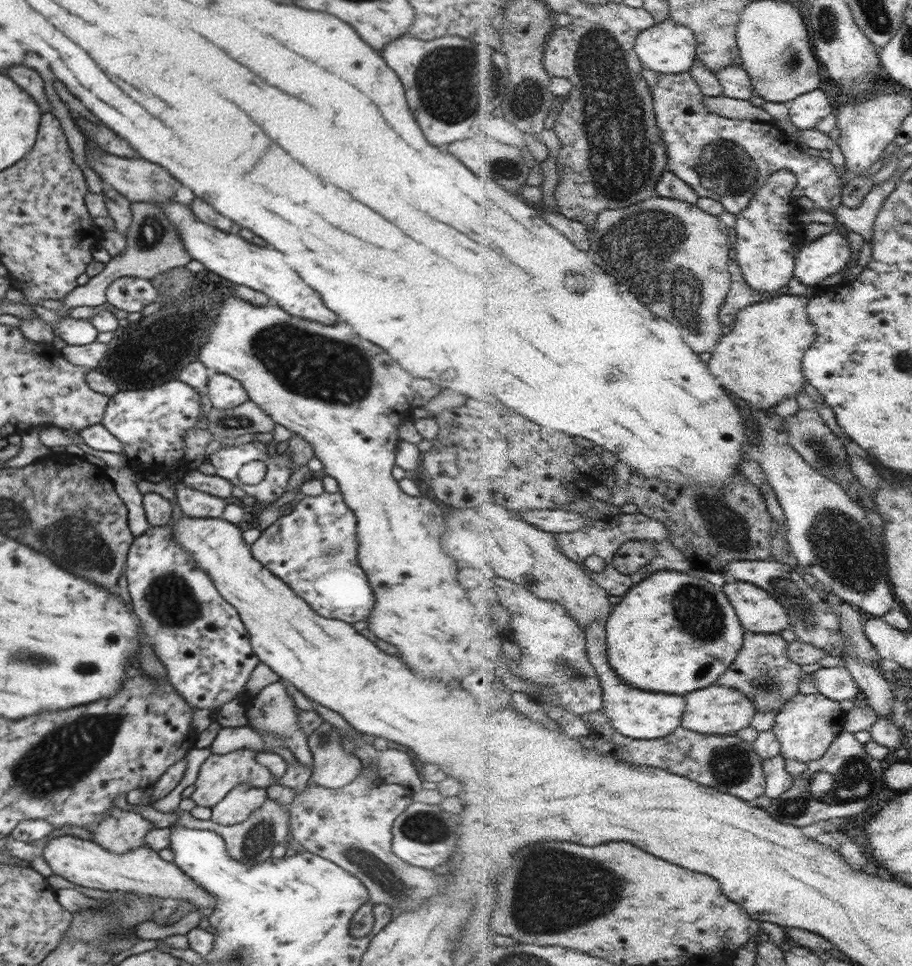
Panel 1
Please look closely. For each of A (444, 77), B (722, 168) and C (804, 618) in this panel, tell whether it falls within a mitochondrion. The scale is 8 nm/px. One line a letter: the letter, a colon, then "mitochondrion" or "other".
A: mitochondrion
B: mitochondrion
C: mitochondrion

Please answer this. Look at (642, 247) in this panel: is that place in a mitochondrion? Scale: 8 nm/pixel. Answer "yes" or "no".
yes

